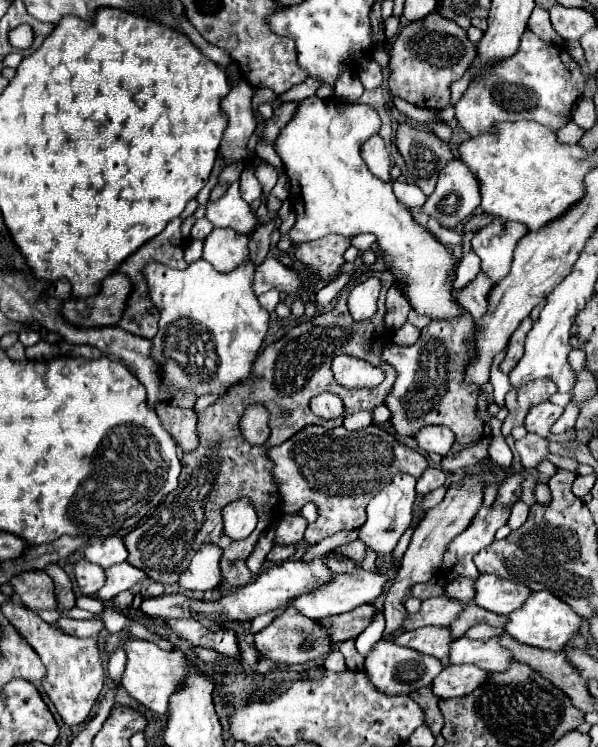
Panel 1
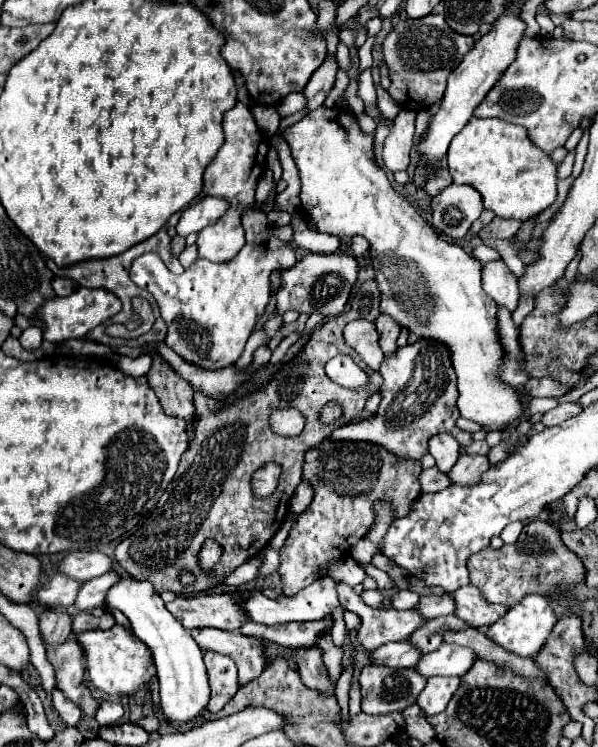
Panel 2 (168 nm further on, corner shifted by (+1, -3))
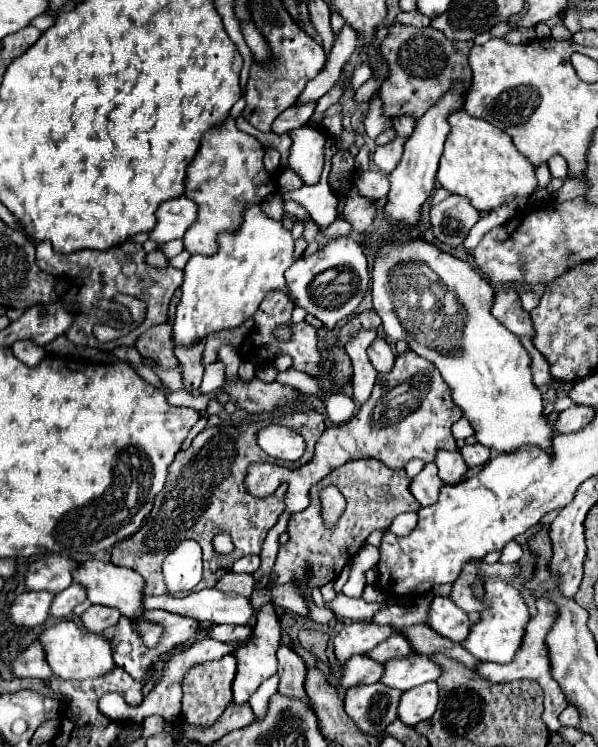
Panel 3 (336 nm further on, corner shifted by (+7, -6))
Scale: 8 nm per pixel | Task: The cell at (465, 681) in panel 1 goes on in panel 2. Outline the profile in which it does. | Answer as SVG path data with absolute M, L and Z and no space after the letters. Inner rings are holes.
M431 677L431 679L427 679L425 689L417 697L419 707L423 707L423 711L427 715L445 711L451 695L455 695L455 691L459 689L459 683L461 683L459 677Z

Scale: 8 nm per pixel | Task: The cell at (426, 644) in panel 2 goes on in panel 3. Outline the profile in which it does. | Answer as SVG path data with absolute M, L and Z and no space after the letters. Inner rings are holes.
M391 634L385 642L381 642L379 646L375 646L367 654L375 662L383 664L383 662L387 662L391 658L405 658L405 656L409 656L411 654L411 646L409 646L409 642L401 634Z

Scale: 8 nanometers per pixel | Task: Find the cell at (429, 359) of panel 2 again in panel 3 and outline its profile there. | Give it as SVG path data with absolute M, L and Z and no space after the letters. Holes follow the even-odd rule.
M409 350L395 360L395 366L387 374L379 374L371 398L359 408L359 412L347 420L345 424L327 428L317 446L315 456L309 464L301 466L299 470L291 470L289 474L289 490L285 494L285 510L273 530L269 530L263 550L261 550L261 568L253 574L255 586L265 588L269 584L269 572L275 564L277 550L279 550L279 536L287 532L289 518L309 506L309 488L317 484L329 470L343 466L349 460L357 458L377 458L389 468L403 468L411 458L421 458L423 462L433 462L439 450L457 450L455 438L451 436L451 426L461 418L461 410L453 402L449 394L449 386L437 372L433 364L421 358L417 352ZM405 384L405 392L393 392L397 386Z

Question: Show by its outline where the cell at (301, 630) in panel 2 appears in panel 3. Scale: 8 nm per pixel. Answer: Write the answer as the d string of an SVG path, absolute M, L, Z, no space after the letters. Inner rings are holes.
M211 626L209 628L209 638L221 640L221 642L231 642L231 640L245 640L253 630L249 626Z

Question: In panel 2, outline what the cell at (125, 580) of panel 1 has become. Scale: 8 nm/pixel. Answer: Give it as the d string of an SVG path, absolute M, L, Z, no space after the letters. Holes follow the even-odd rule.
M109 571L107 575L89 579L87 583L83 583L75 599L75 607L79 611L93 611L95 607L105 607L105 595L115 583L119 583L119 579L121 575L117 571Z

